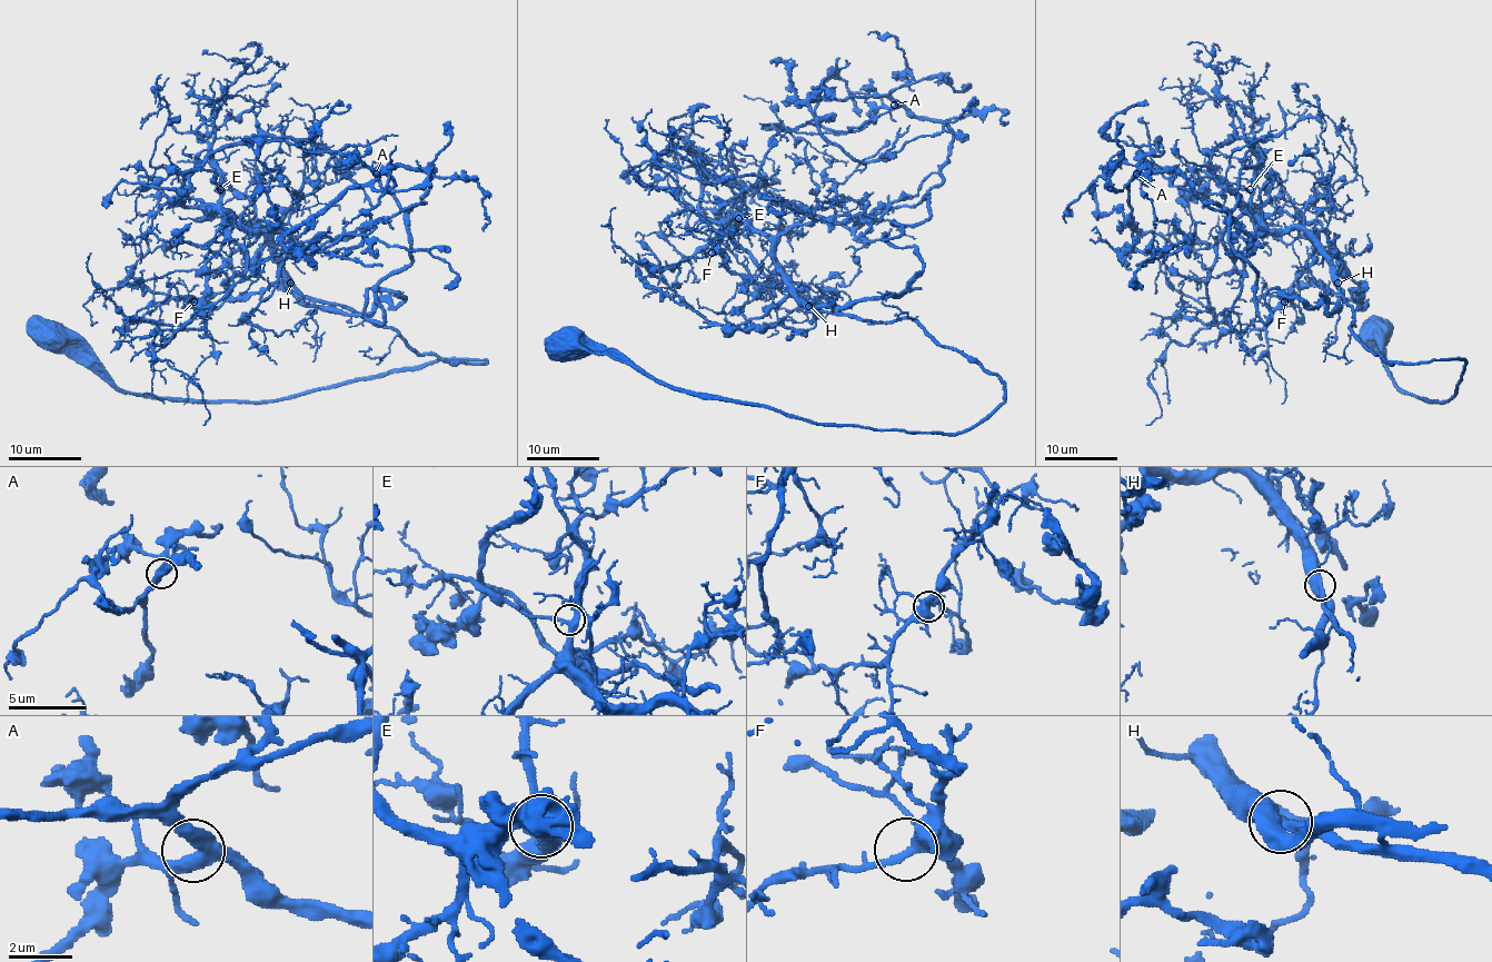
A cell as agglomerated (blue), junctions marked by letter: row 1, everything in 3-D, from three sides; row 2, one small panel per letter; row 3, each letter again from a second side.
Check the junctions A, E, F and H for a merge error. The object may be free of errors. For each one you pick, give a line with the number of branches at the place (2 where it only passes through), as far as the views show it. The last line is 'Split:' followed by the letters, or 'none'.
Split: none

